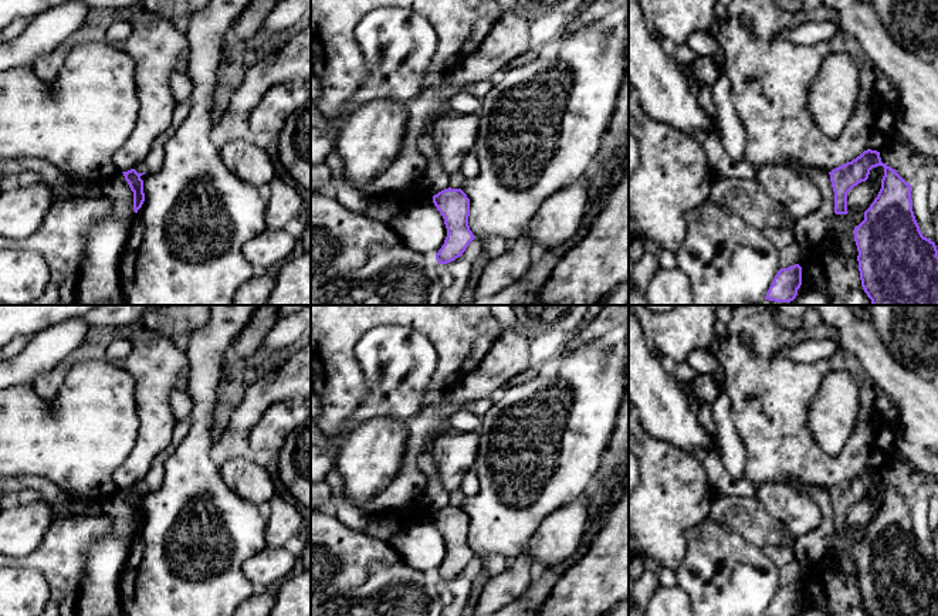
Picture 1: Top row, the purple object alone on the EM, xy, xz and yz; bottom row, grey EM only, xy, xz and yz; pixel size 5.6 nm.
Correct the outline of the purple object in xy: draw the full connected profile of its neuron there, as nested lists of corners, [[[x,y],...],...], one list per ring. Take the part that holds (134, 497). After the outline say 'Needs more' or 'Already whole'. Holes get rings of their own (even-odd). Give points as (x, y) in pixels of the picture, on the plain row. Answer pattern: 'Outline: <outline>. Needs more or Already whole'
Outline: [[[131,487],[122,491],[131,508],[133,510],[133,529],[138,531],[138,528],[142,525],[145,519],[143,498],[140,497],[140,494],[145,493],[145,490],[138,491],[135,487]]]. Already whole

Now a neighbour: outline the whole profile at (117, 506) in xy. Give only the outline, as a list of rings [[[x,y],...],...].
[[[118,490],[111,497],[101,502],[102,512],[108,514],[114,519],[114,531],[116,537],[131,545],[136,531],[133,529],[133,510],[122,490]]]

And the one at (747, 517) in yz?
[[[715,495],[708,517],[759,548],[788,545],[795,549],[796,538],[758,498]]]

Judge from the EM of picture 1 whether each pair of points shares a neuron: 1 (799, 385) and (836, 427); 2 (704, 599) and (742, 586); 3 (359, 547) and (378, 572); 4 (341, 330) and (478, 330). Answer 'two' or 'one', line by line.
1: two
2: one
3: two
4: one

